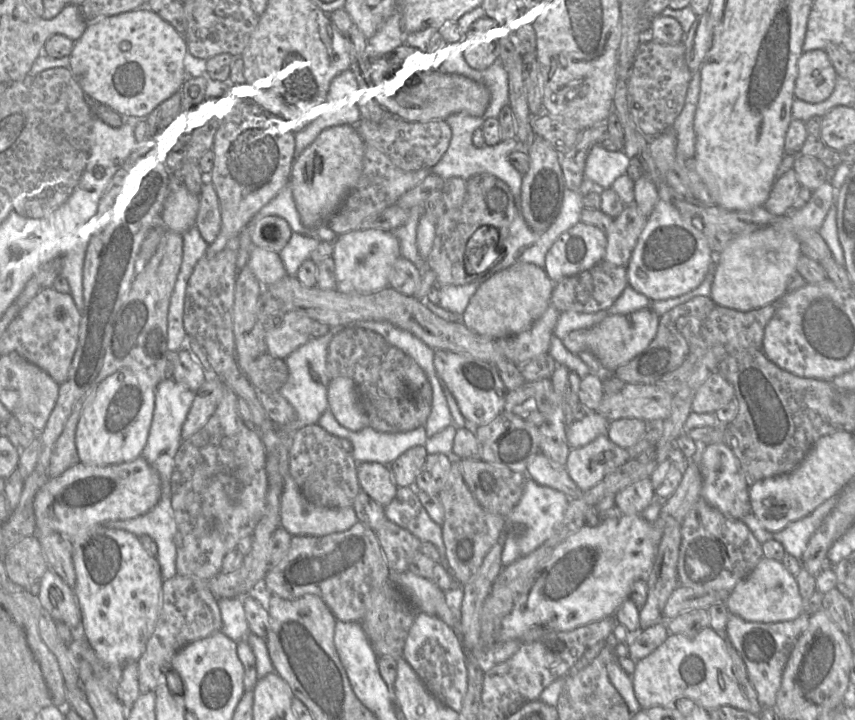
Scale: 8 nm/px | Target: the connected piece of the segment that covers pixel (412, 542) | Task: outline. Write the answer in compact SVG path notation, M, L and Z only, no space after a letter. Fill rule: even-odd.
M389 519L374 530L391 572L407 571L413 558L421 552L422 541L409 530Z

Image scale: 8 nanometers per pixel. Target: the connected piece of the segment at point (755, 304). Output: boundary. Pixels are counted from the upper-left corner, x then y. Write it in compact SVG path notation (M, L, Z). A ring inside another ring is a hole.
M827 181L812 191L809 202L803 208L792 209L787 214L778 216L772 225L734 239L717 254L710 294L713 302L743 312L777 302L787 292L787 284L797 272L797 262L802 255L795 229L818 231L831 206L835 204L835 194L832 183Z

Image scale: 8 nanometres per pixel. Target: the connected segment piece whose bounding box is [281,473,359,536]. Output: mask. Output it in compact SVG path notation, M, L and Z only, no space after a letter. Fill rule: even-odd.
M289 473L281 496L281 526L292 536L325 536L344 532L359 521L354 507L315 506L303 496Z

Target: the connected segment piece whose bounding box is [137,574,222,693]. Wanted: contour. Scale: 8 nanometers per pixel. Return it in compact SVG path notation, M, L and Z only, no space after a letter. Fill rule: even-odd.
M176 574L164 580L159 616L145 651L137 660L140 693L154 691L159 678L167 673L172 658L187 644L221 631L222 619L218 598L209 589L207 580Z

